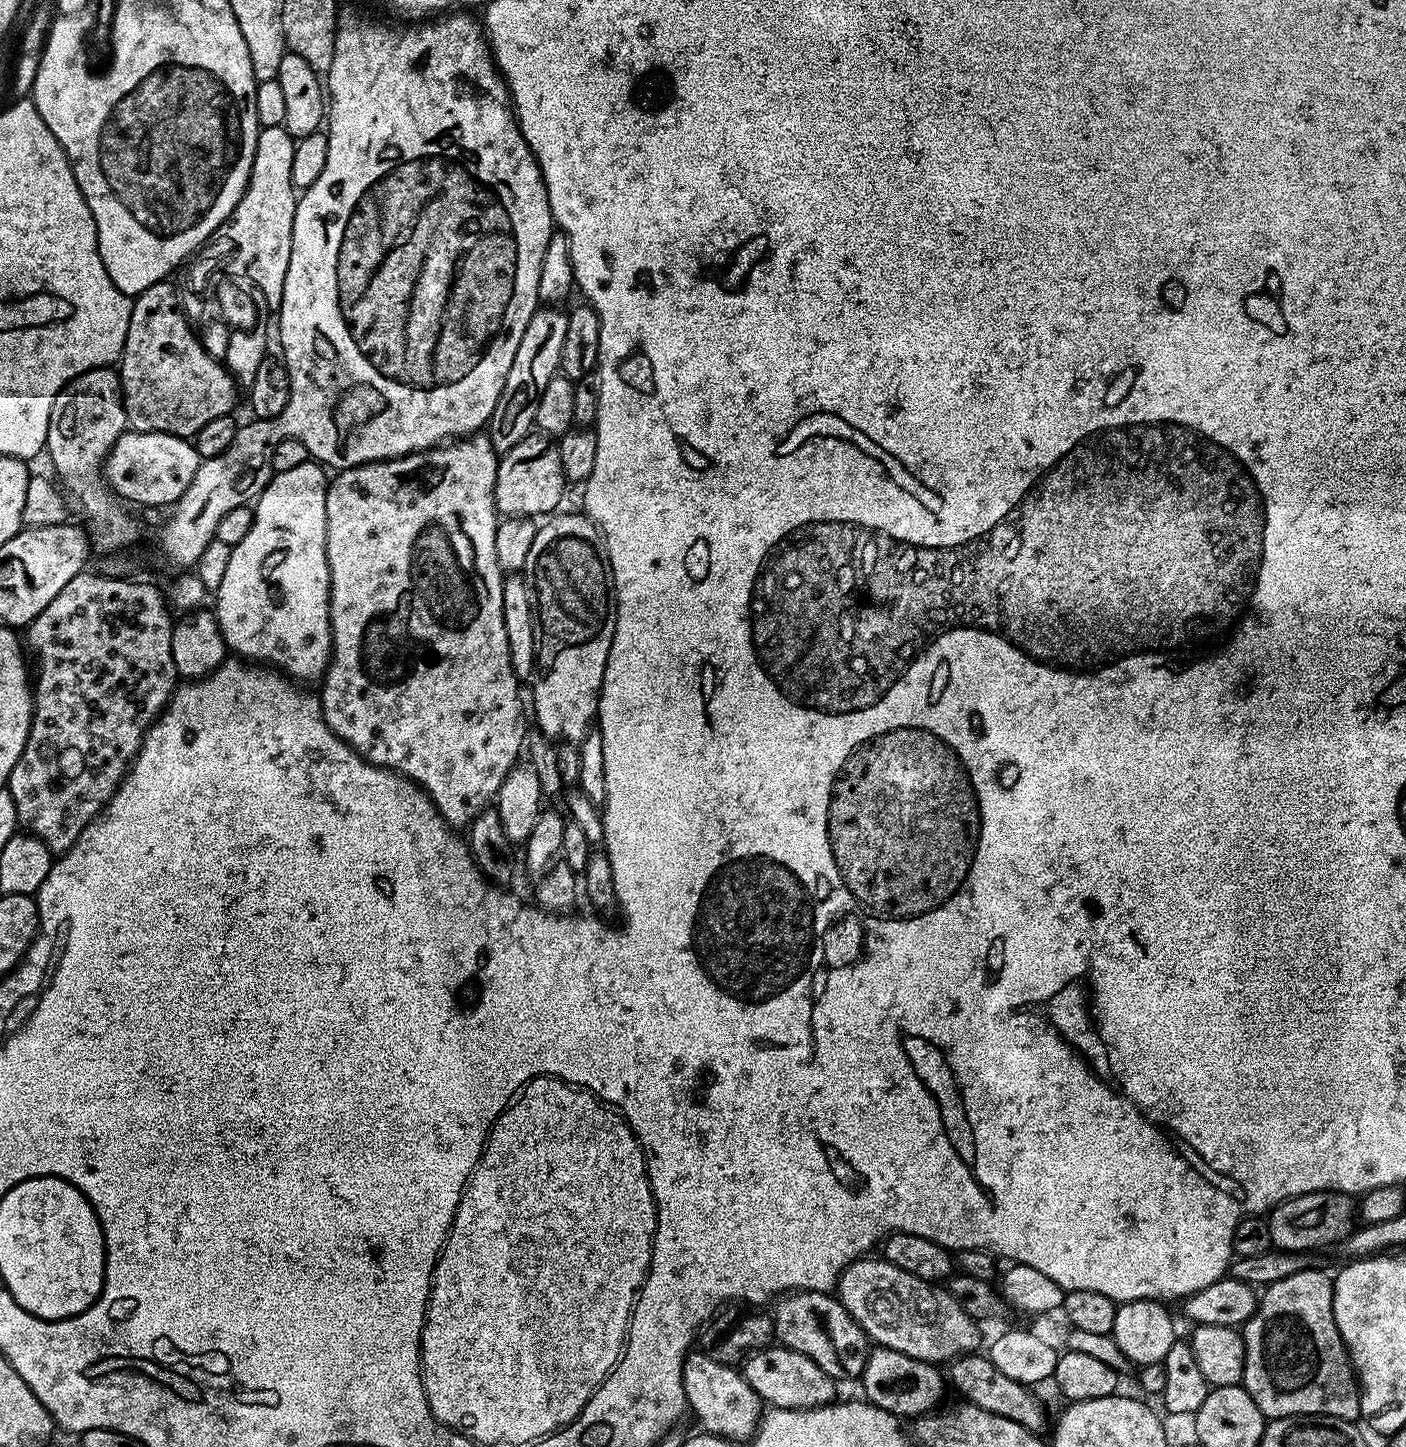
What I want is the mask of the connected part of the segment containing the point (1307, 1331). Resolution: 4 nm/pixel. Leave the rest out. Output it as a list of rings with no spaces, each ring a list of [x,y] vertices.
[[[1304,1268],[1263,1289],[1256,1312],[1242,1326],[1242,1386],[1268,1418],[1333,1416],[1356,1422],[1361,1419],[1360,1389],[1334,1322],[1333,1277],[1316,1268]]]

